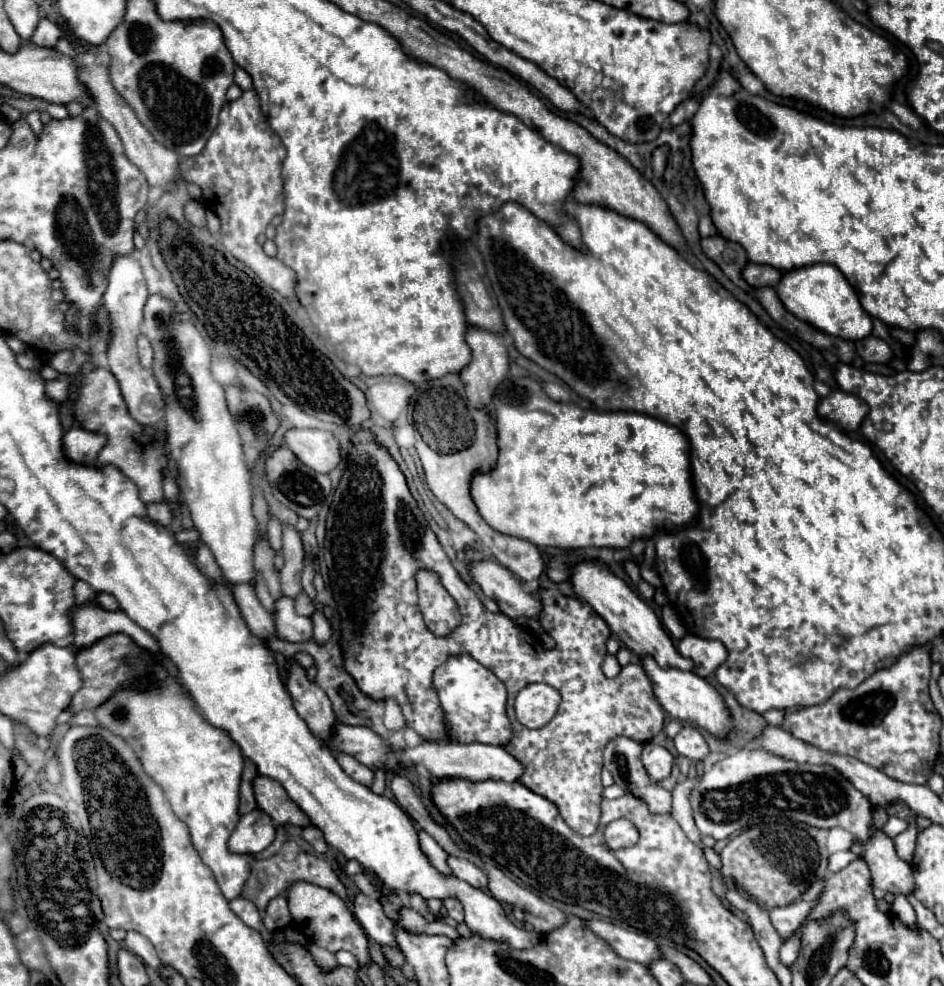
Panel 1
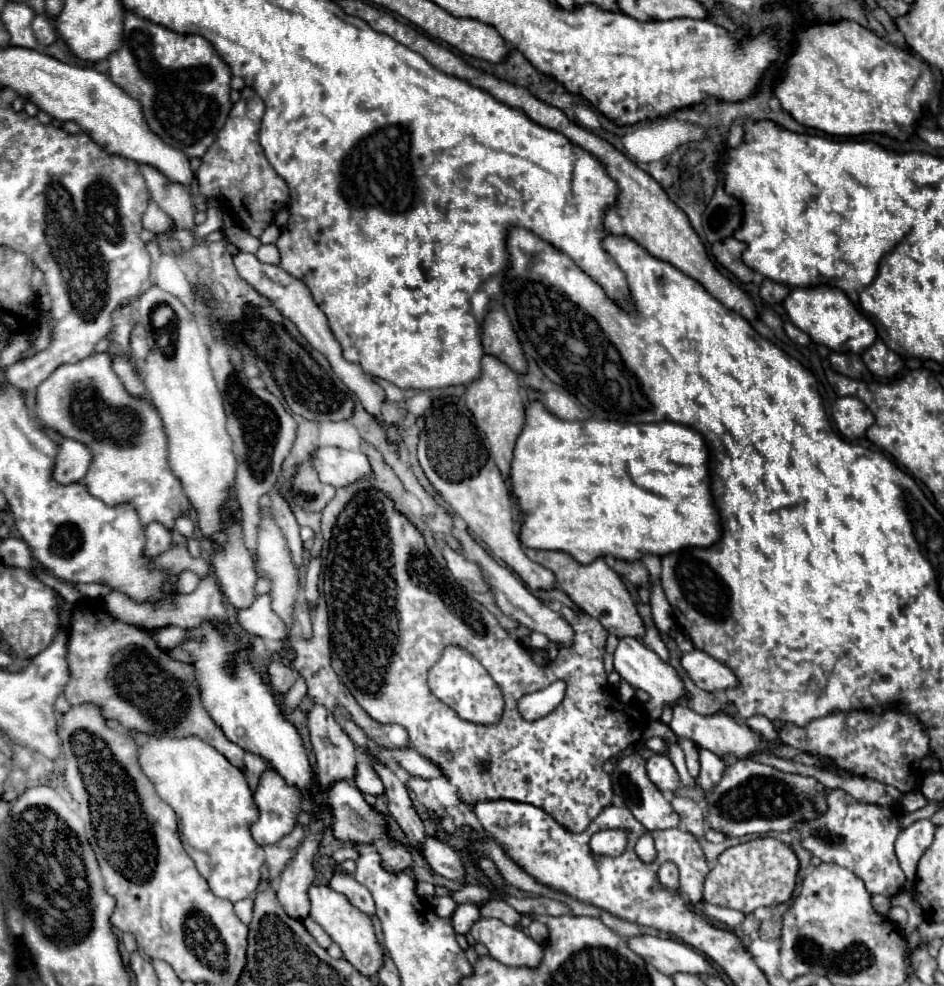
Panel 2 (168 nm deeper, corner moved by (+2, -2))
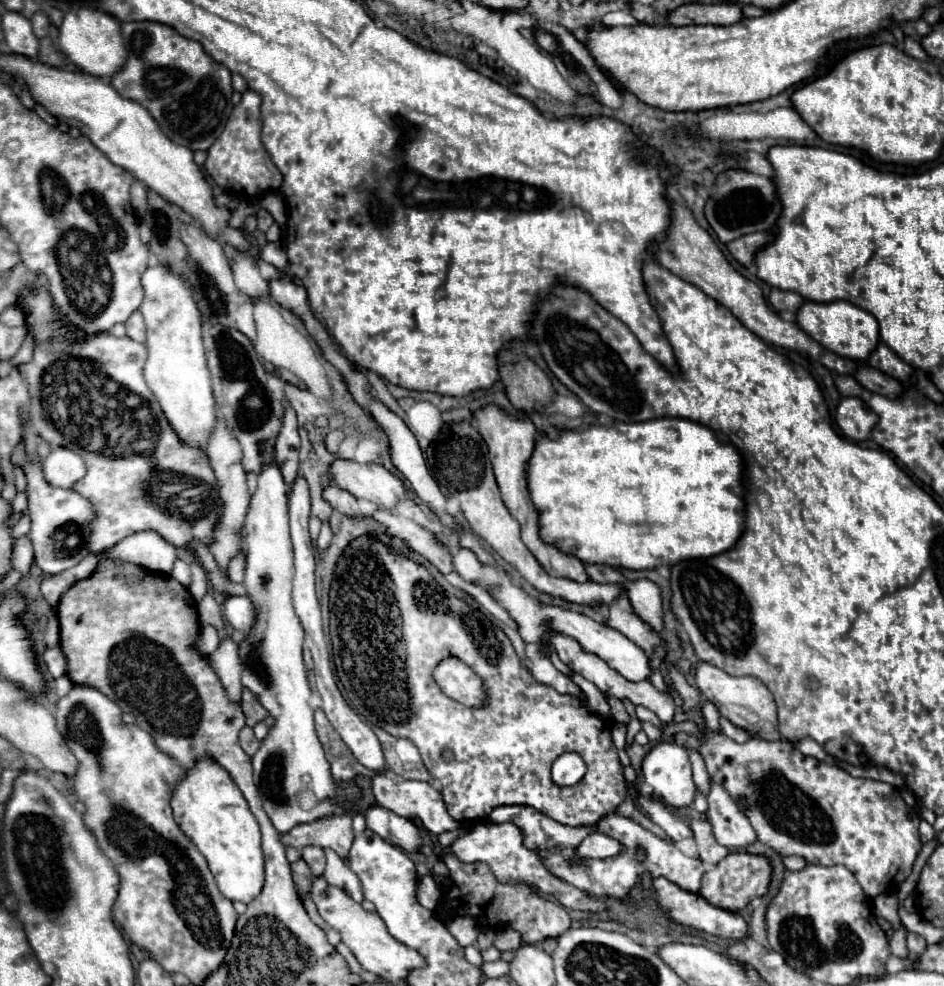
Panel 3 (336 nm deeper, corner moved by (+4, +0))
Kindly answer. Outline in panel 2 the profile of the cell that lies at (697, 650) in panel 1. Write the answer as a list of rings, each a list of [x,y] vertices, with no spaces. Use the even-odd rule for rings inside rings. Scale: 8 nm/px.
[[[702,650],[682,654],[680,662],[692,682],[702,690],[718,694],[730,686],[736,686],[736,676],[732,674],[732,670]]]

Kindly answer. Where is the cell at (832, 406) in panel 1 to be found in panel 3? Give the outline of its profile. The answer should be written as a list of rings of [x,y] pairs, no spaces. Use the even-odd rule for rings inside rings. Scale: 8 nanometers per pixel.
[[[844,398],[836,410],[836,422],[850,440],[862,442],[870,436],[878,416],[862,400]]]

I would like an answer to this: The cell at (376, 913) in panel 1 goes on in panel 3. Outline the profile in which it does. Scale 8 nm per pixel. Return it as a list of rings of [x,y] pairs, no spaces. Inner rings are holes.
[[[324,848],[324,852],[326,852],[324,878],[328,880],[328,884],[344,890],[352,900],[362,902],[364,894],[362,894],[362,884],[358,876],[344,864],[344,860],[332,848]]]

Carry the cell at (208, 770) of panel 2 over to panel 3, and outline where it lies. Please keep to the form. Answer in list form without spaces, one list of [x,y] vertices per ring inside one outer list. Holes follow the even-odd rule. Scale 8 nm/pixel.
[[[200,760],[192,770],[186,770],[186,778],[176,784],[172,810],[178,826],[204,854],[220,892],[228,900],[240,900],[244,904],[258,898],[264,886],[262,834],[246,798],[238,792],[238,786],[230,780],[228,772],[212,760]]]

